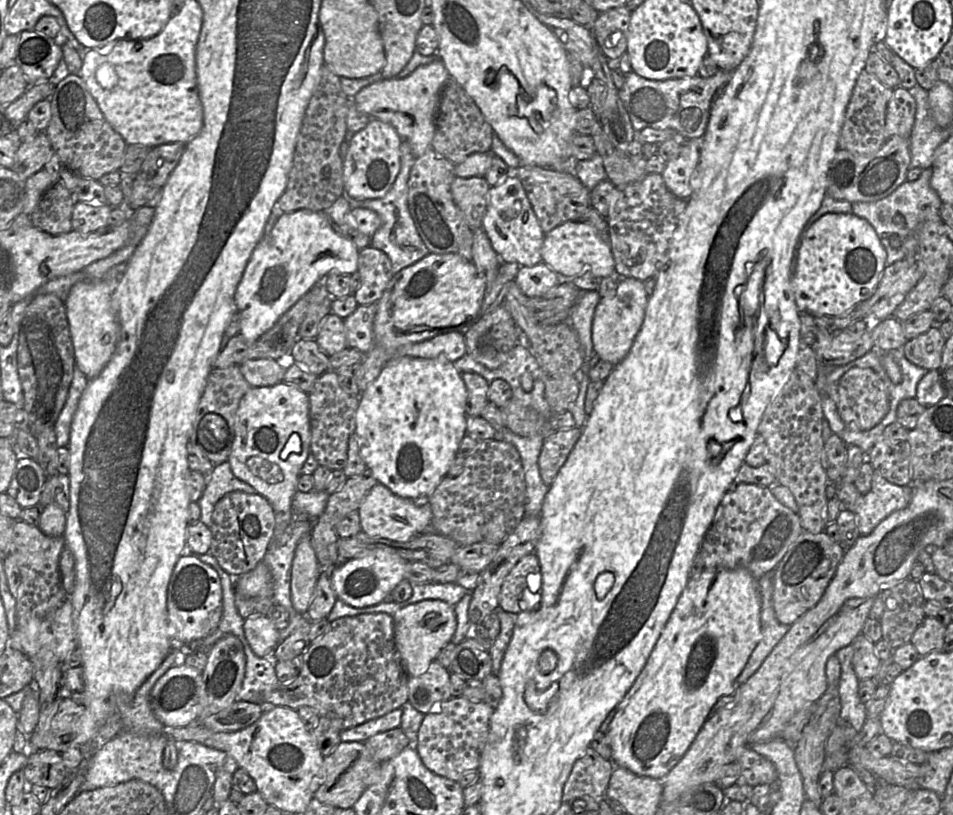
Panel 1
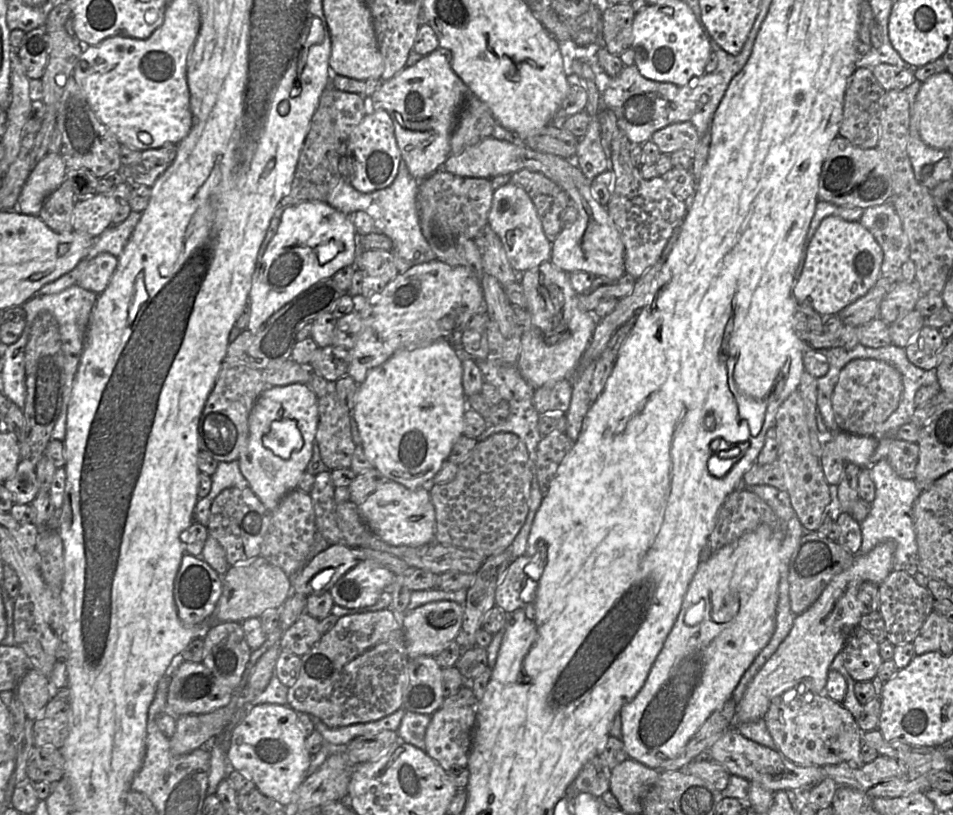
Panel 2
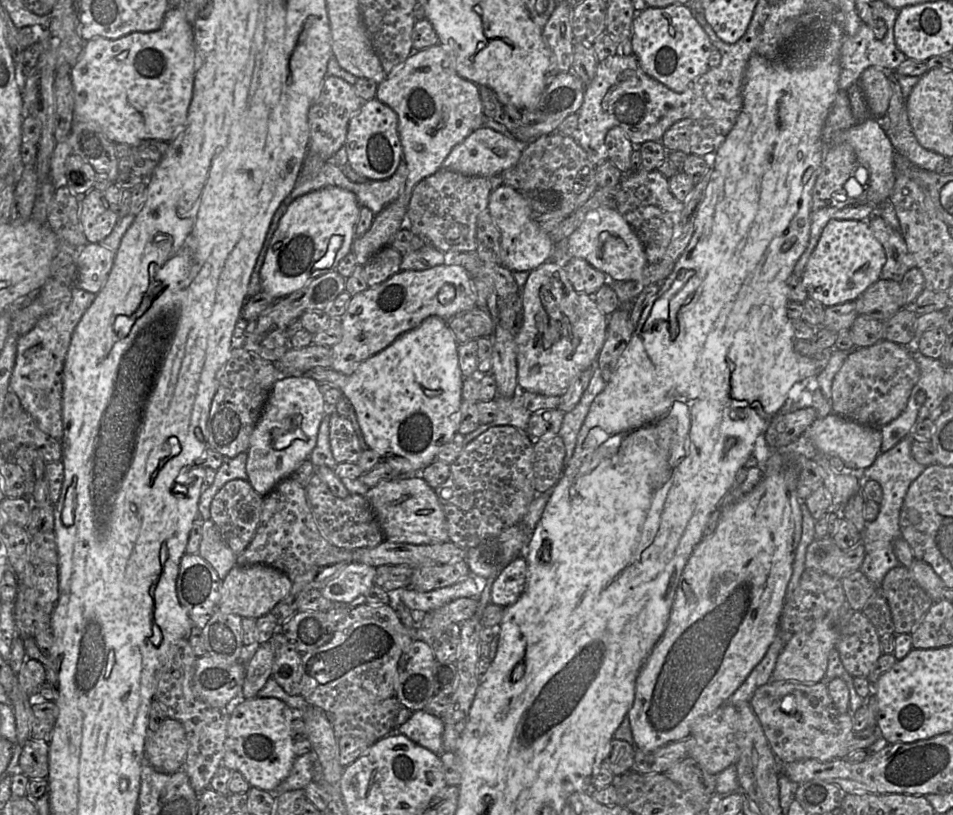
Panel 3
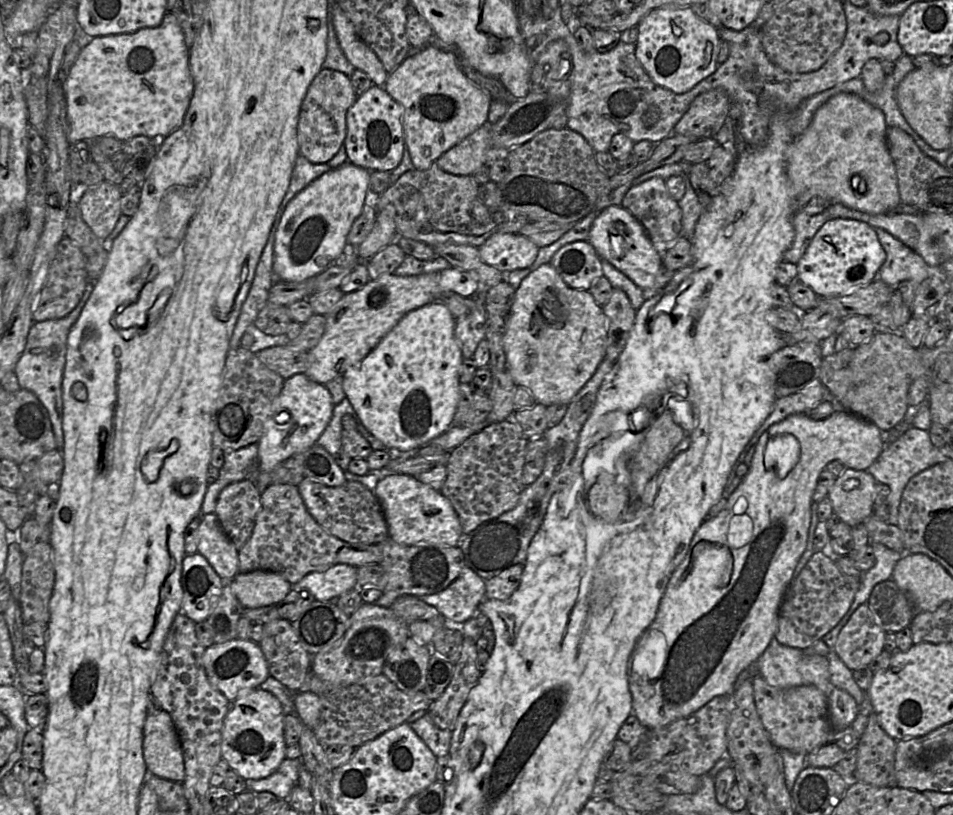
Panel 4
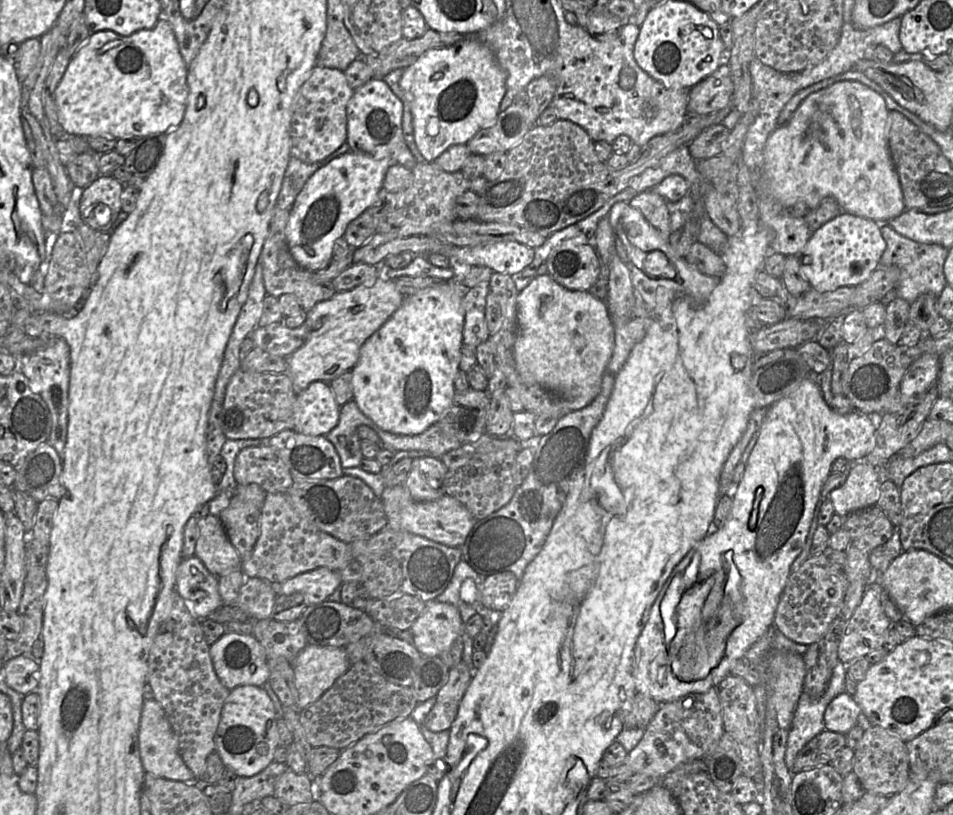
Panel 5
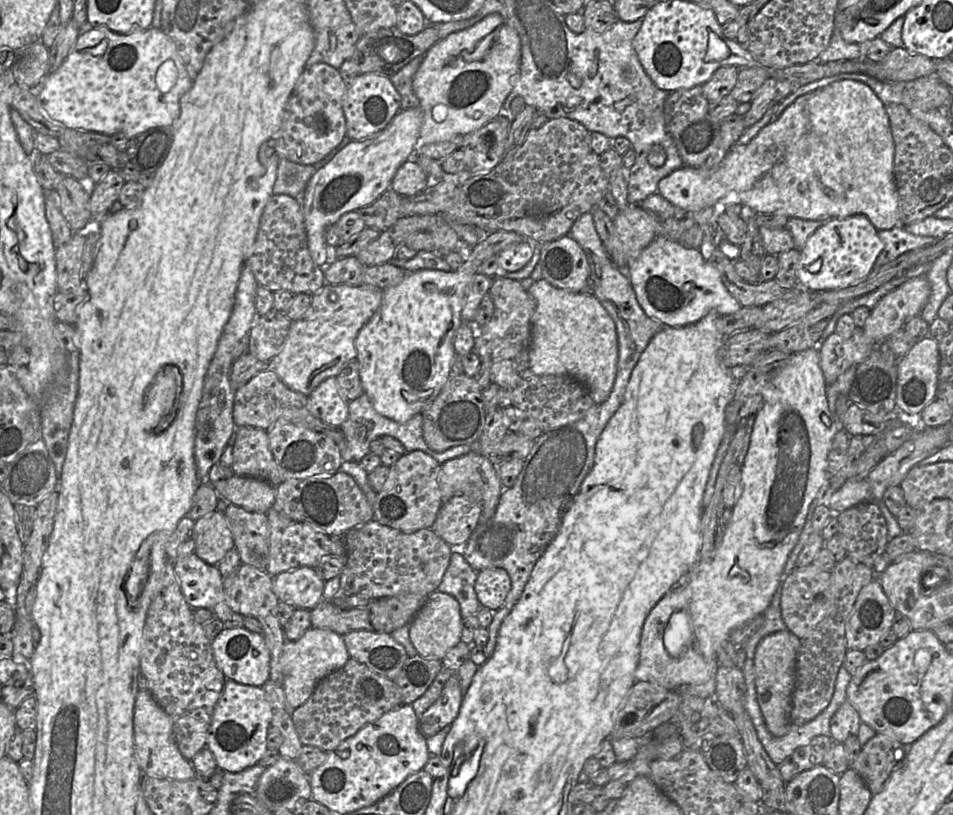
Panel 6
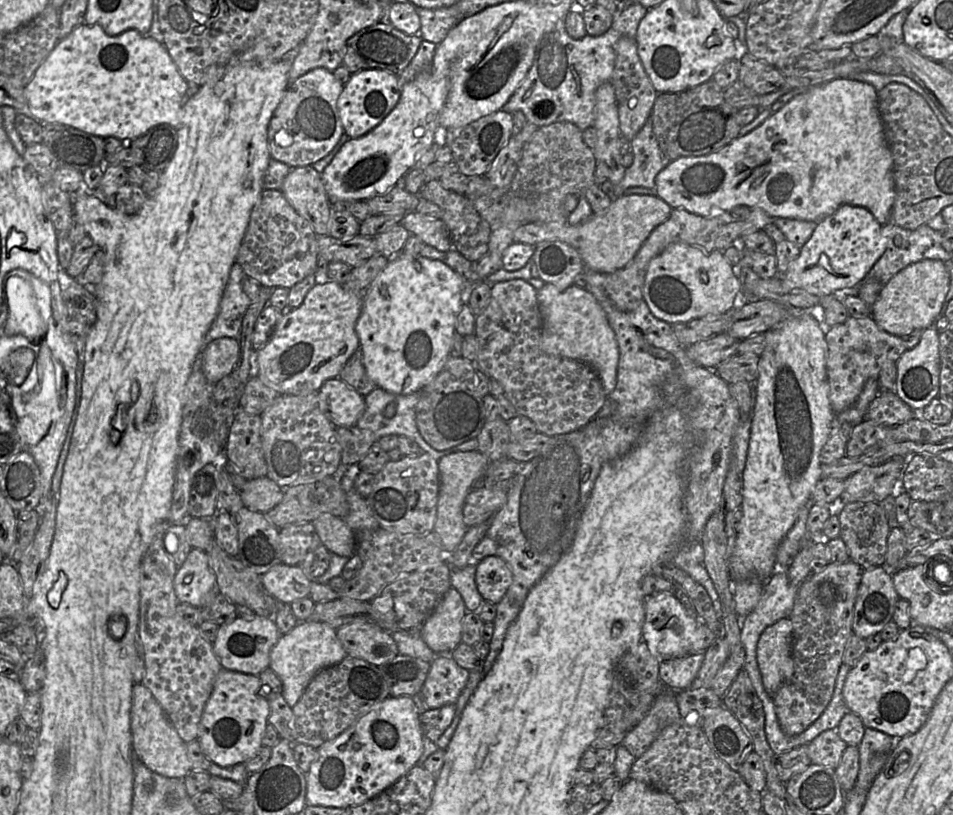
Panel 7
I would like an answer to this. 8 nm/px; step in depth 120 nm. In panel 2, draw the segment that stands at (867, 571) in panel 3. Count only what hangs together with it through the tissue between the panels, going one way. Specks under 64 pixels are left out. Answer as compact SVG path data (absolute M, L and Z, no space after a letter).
M882 458L869 467L870 477L875 484L875 498L868 516L860 523L862 543L858 554L866 554L886 540L895 543L894 569L905 570L906 564L917 564L918 546L912 517L913 504L920 494L914 479L897 475L887 458Z

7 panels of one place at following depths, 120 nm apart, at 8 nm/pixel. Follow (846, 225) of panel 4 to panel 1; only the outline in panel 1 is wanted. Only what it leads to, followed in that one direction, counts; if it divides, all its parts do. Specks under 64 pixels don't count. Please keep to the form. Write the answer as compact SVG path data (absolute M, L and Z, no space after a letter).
M827 213L806 231L797 248L792 289L798 310L814 316L839 316L869 299L876 291L887 253L875 229L851 213Z

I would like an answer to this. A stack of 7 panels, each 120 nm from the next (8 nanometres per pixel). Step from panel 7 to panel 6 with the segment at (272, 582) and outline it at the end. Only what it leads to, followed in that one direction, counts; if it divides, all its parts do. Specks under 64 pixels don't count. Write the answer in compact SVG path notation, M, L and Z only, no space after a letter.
M312 567L288 570L272 577L273 591L280 601L311 610L324 601L325 582Z

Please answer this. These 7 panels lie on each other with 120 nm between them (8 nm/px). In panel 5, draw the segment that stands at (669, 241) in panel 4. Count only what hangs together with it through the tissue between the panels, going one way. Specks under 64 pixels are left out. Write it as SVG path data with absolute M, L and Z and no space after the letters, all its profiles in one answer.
M656 187L638 193L627 203L638 209L663 236L666 238L670 236L672 229L668 201L656 191Z

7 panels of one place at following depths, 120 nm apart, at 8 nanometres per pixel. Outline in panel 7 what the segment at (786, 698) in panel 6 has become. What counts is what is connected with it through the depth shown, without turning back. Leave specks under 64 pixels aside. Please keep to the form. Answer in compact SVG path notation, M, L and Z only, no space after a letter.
M790 618L781 619L764 630L757 644L756 656L762 683L771 696L793 673L792 631Z

